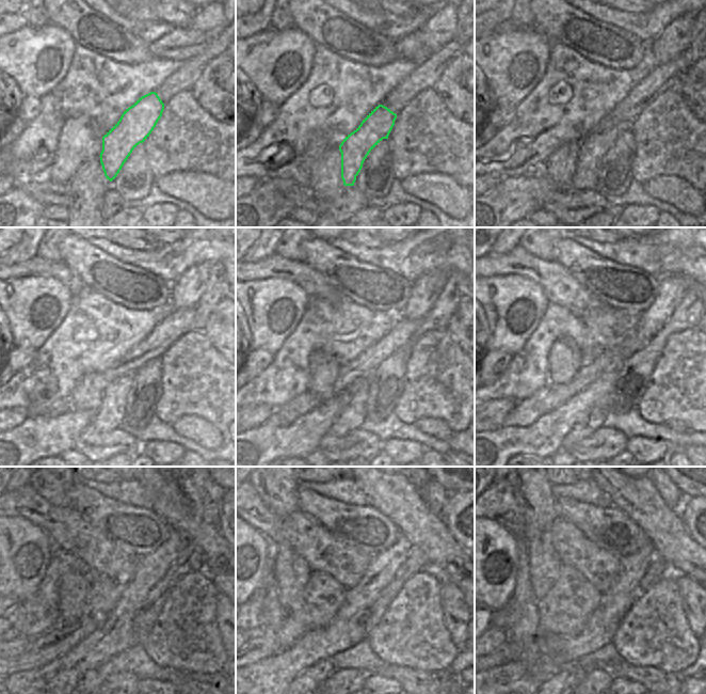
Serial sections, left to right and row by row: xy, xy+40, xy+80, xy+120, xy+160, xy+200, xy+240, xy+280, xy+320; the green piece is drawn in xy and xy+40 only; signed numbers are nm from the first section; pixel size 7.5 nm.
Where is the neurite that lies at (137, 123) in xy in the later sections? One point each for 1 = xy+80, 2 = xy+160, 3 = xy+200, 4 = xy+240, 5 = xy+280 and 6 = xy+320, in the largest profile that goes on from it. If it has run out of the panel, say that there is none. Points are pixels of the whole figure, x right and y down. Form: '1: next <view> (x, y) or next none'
1: next xy+80 (594, 146)
2: next xy+160 (354, 414)
3: next xy+200 (595, 420)
4: next xy+240 (92, 679)
5: next xy+280 (324, 683)
6: next xy+320 (567, 679)

